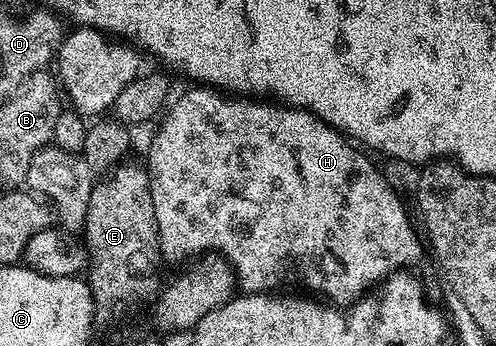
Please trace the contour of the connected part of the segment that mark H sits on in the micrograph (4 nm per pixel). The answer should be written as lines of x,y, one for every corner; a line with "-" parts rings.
191,86
188,92
177,96
162,113
158,121
159,129
156,130
155,137
147,148
147,160
145,159
147,177
151,179
153,214
159,231
159,251
164,261
183,259
186,261
196,254
218,254
231,265
238,287
244,293
271,294
282,289
279,288
282,284
300,280
308,288
306,289
308,293
326,298
332,305
347,306
358,301
366,288
373,287
375,283
376,287
393,272
410,269
412,267
410,264
415,264
422,258
425,244
417,228
415,233
415,228
411,225
411,216
407,213
402,198
375,169
370,160
372,157
356,147
338,128
331,128
325,121
317,119
313,113
306,112
304,108
292,108
282,102
264,102
259,98
240,98
235,94
224,94
210,86

